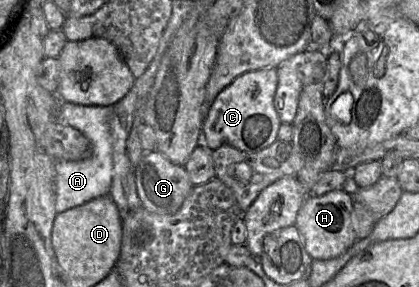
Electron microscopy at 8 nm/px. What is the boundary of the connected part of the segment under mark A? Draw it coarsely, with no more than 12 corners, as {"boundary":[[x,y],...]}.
{"boundary":[[59,100],[91,157],[56,160],[55,210],[109,195],[113,106]]}

